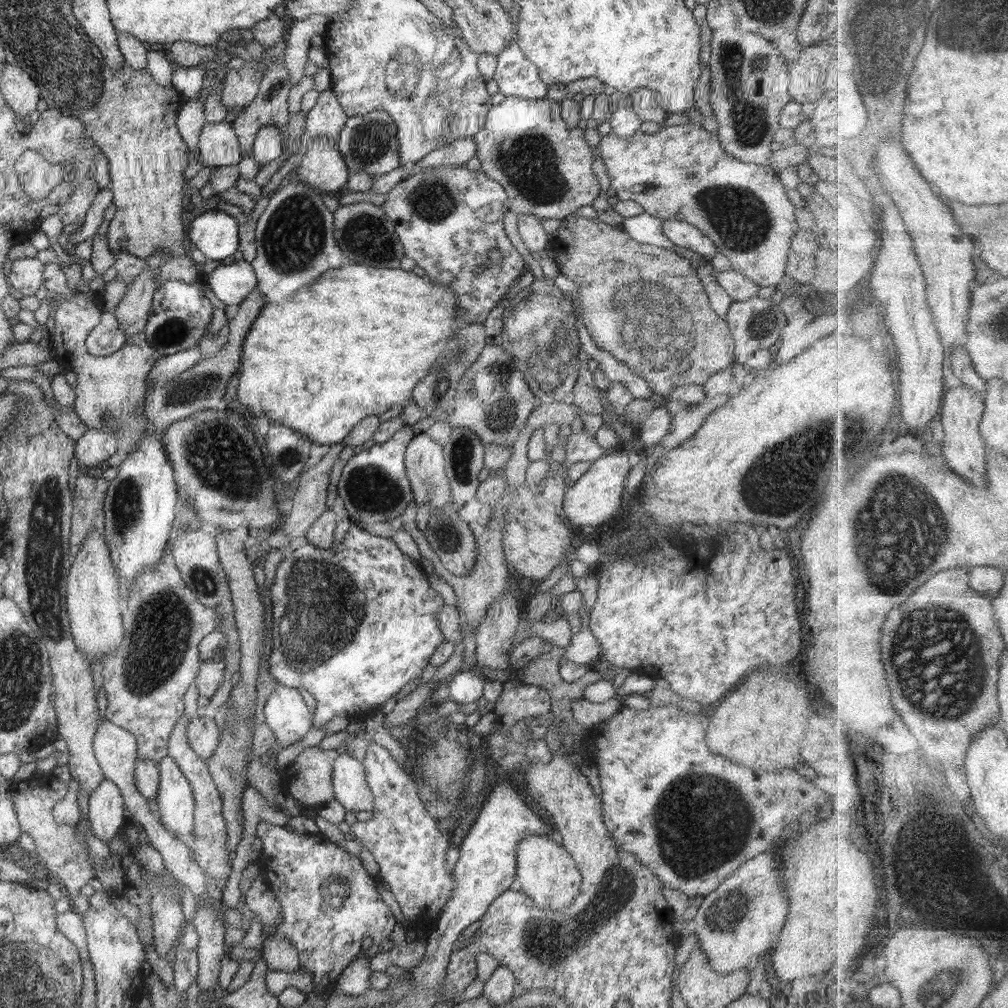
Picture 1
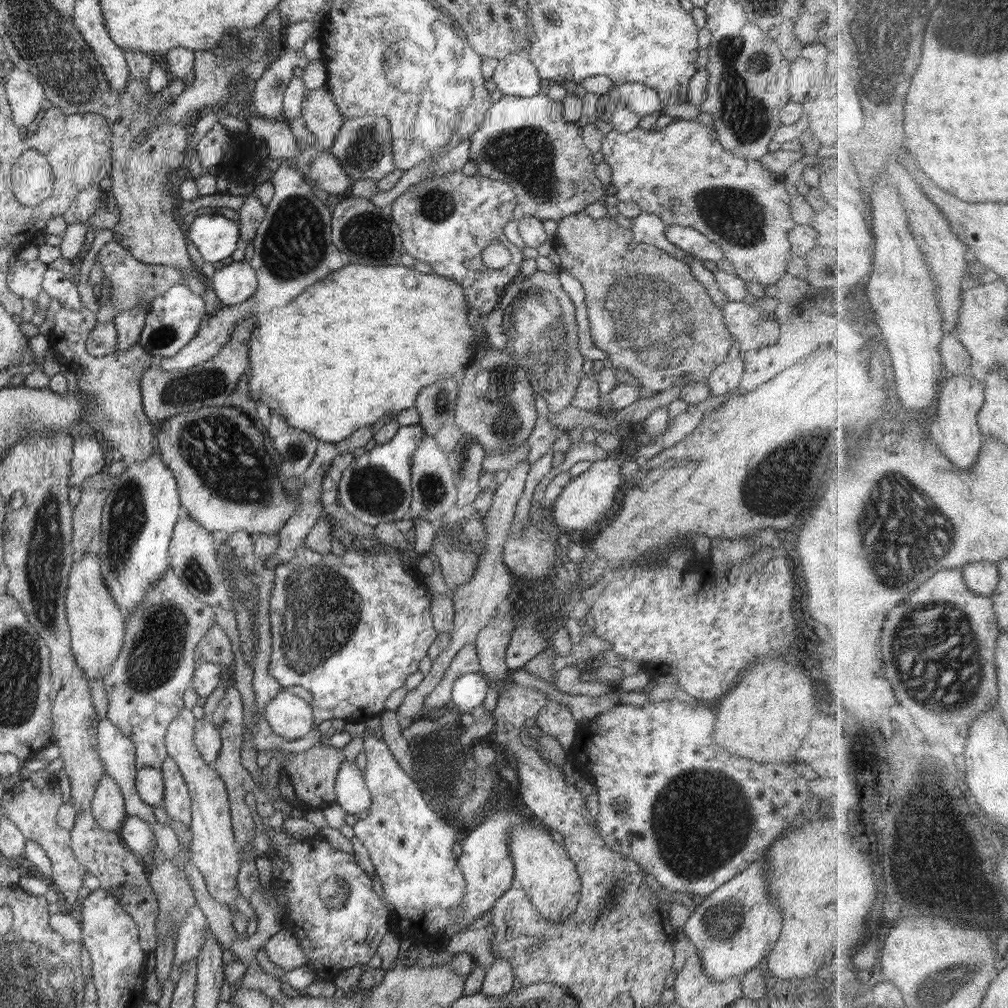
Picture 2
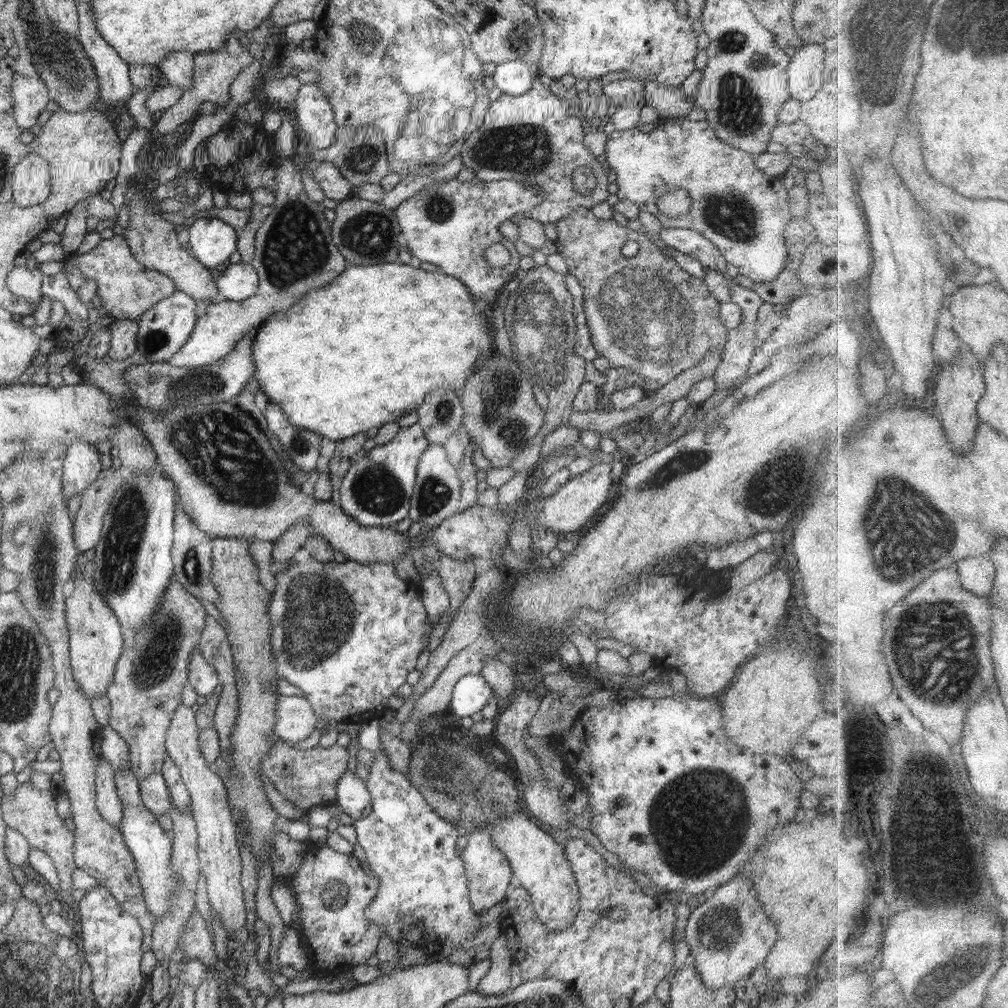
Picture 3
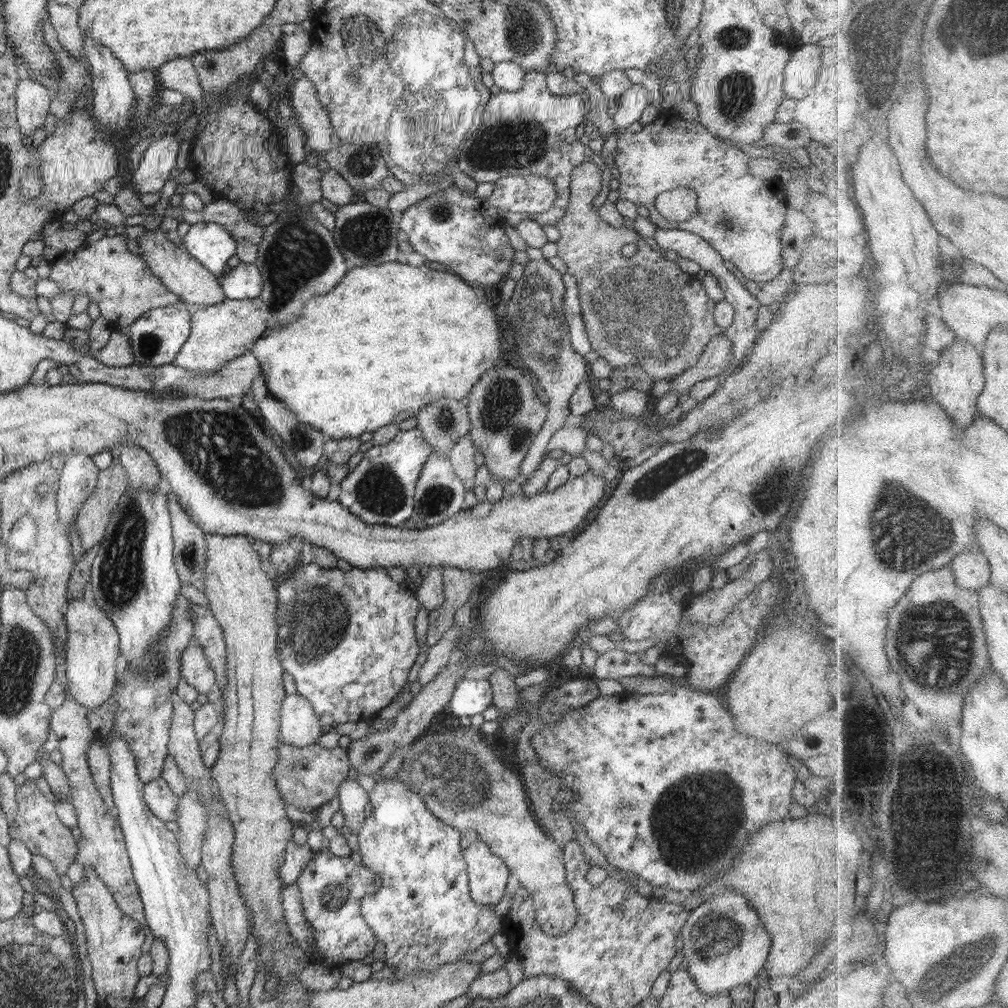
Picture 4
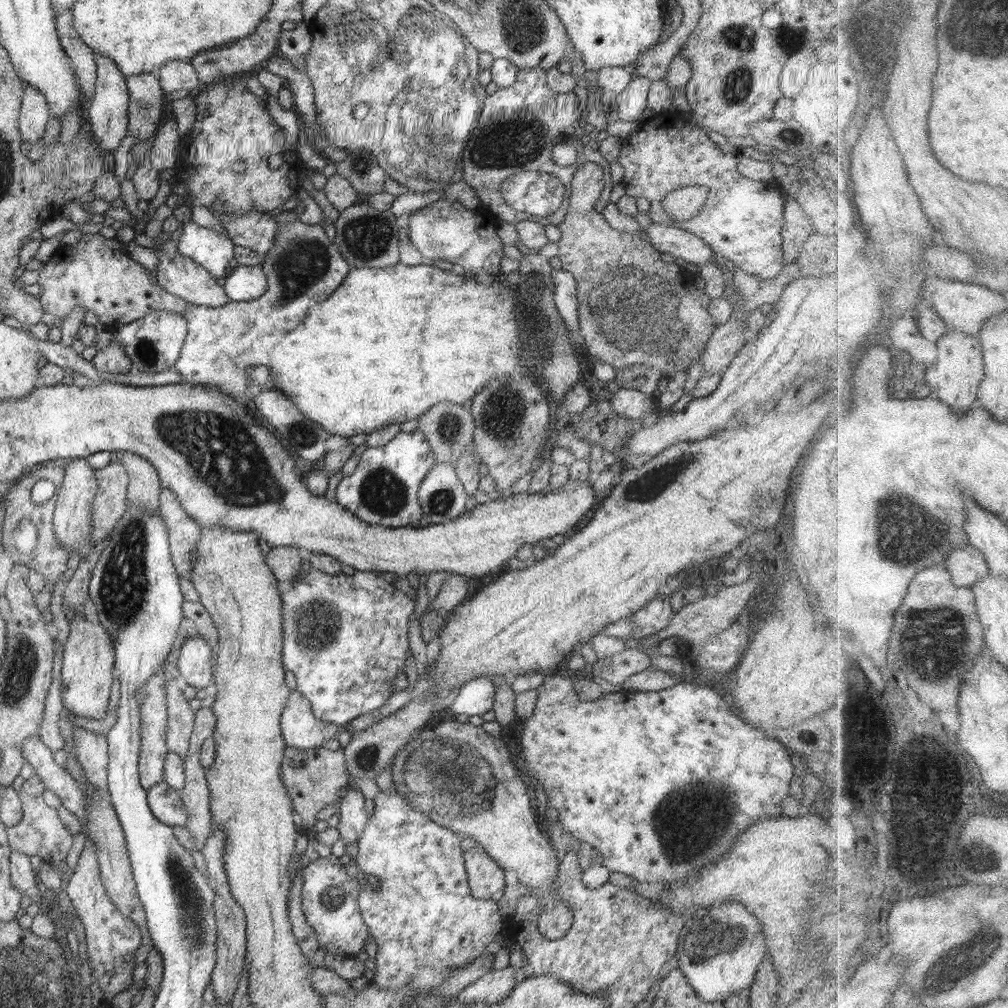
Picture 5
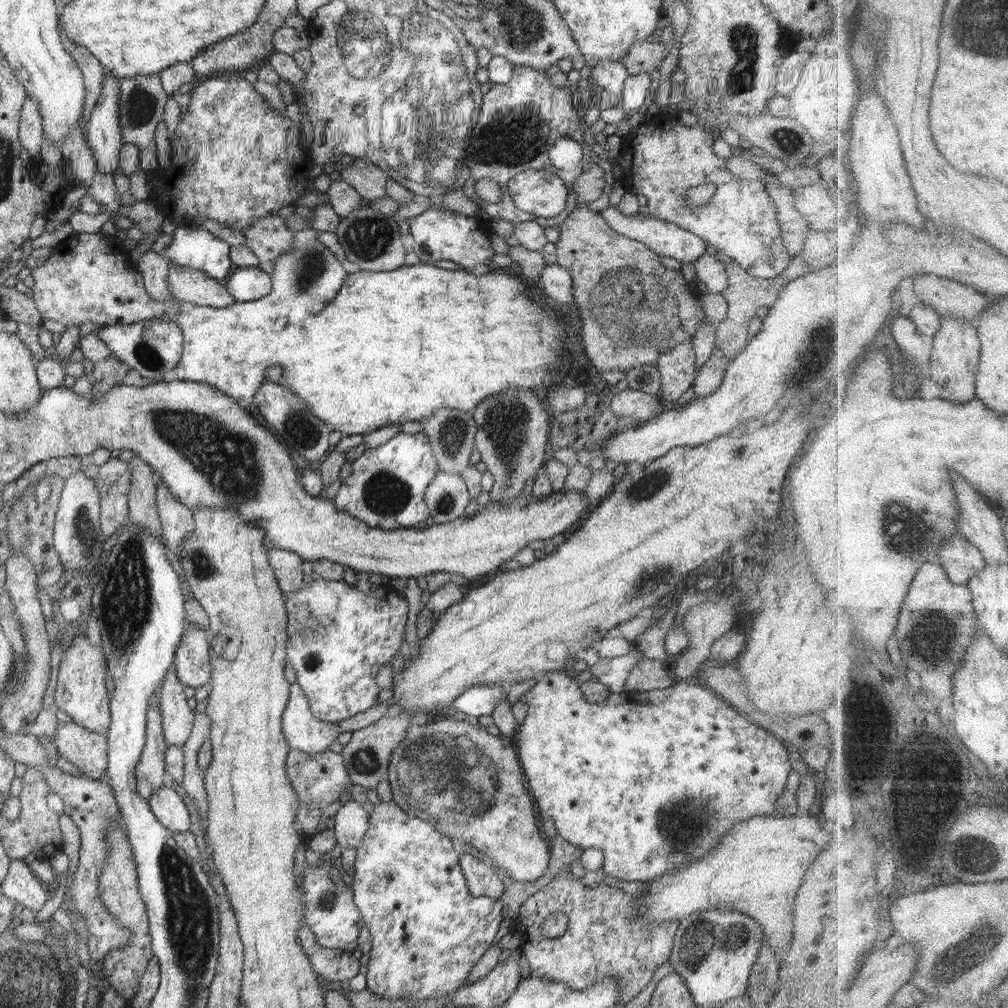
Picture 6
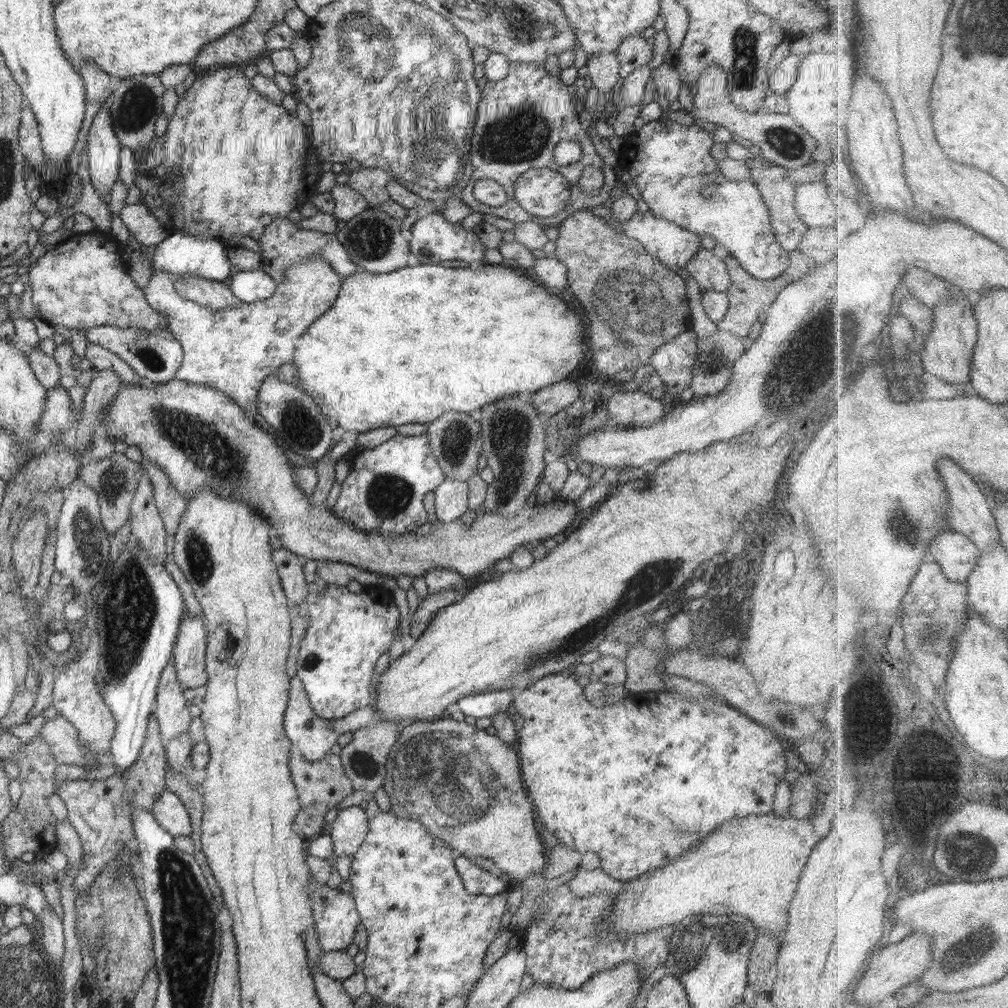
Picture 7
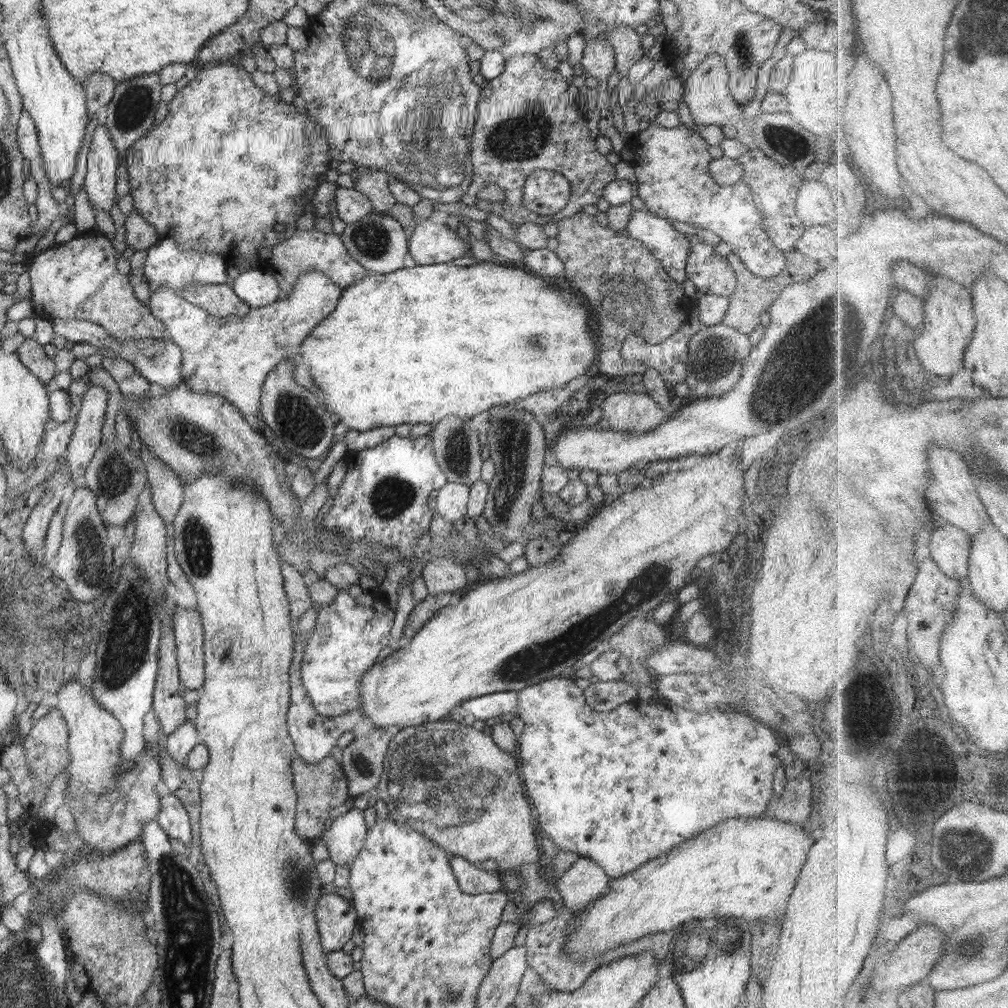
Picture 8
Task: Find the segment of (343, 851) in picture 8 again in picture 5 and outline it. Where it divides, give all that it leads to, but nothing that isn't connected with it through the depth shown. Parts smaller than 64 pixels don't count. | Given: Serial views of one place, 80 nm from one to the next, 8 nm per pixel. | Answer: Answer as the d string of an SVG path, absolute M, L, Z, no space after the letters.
M350 787L350 791L342 793L340 800L339 838L347 845L356 842L364 832L369 819L365 806L366 798Z

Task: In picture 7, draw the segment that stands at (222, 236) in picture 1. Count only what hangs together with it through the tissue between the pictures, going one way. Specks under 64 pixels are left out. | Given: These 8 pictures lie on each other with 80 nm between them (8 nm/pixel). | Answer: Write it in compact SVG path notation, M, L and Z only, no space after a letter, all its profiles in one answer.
M175 232L156 245L154 254L150 256L151 268L155 272L165 270L172 274L174 279L199 276L216 282L224 282L226 278L231 277L233 265L227 251L227 245L218 240L208 240L208 238L200 240L195 234Z

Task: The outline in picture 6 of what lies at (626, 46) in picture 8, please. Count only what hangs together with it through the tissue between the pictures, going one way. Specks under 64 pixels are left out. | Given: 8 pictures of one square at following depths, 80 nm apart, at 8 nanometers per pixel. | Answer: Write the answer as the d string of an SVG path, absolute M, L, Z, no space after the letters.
M672 38L667 44L653 45L650 42L636 42L634 46L630 46L630 52L622 58L621 62L630 75L650 75L660 70L662 62L666 56L669 56L674 42L676 42L676 38Z

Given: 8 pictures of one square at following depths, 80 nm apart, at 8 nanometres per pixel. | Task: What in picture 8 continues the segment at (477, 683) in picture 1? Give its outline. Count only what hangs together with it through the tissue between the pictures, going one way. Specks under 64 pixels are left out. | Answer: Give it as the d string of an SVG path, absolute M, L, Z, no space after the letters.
M508 691L468 699L460 705L468 710L474 718L492 722L495 717L501 717L505 714L516 715L518 703L517 691Z

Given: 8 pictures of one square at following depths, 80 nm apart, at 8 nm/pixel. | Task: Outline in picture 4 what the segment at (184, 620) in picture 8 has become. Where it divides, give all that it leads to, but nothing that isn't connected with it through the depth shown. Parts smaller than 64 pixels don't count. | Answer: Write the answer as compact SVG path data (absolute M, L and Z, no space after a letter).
M193 642L182 652L181 676L184 676L187 683L198 693L208 694L210 687L217 682L216 675L200 645Z

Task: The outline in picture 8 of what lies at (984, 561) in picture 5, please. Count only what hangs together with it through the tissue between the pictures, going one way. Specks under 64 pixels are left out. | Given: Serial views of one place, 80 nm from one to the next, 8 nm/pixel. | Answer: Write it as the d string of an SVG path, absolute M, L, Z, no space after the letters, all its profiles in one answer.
M944 520L943 525L934 531L930 543L931 557L951 576L959 581L971 578L970 554L972 536Z

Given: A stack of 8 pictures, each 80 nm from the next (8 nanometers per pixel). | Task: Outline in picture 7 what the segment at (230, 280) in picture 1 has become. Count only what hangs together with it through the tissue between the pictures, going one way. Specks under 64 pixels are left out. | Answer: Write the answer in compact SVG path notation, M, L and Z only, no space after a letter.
M262 268L238 271L231 279L230 290L247 305L266 300L276 292L277 282Z

